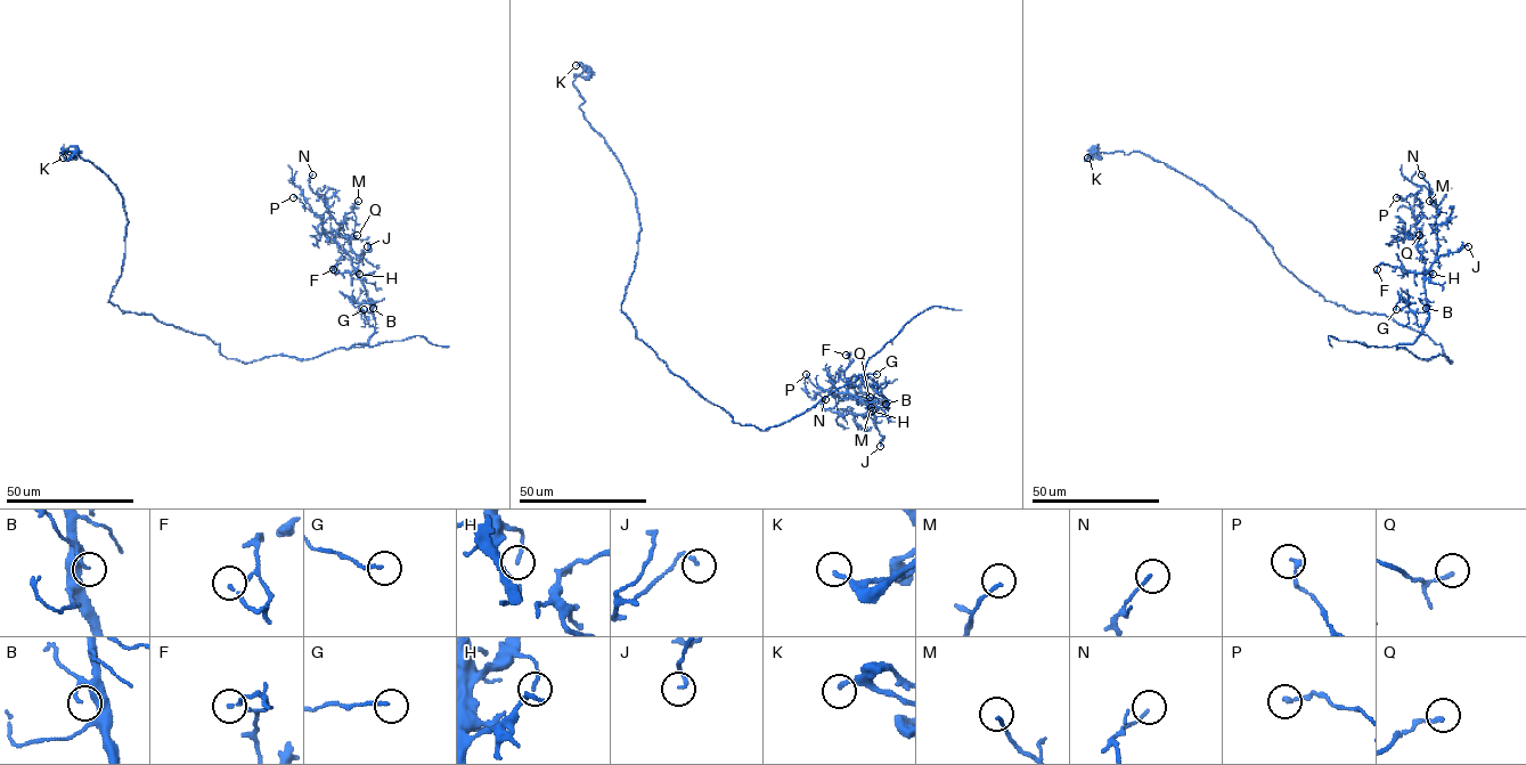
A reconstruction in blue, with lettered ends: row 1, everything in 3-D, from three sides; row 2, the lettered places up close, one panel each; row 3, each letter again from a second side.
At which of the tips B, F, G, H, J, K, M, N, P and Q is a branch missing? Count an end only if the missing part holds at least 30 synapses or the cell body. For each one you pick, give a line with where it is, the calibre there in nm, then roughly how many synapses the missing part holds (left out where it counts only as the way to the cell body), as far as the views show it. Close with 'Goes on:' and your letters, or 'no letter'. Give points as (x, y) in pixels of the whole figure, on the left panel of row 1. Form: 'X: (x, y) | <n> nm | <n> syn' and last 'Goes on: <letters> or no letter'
Goes on: no letter

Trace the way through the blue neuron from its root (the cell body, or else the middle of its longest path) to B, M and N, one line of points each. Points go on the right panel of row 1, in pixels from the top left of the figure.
B: (1411, 328), (1439, 344), (1452, 363), (1442, 355), (1421, 359), (1396, 348), (1418, 336), (1428, 319), (1426, 308)
M: (1411, 328), (1452, 363), (1396, 348), (1428, 319), (1438, 212), (1429, 201)
N: (1411, 328), (1452, 363), (1396, 348), (1412, 343), (1428, 319), (1425, 274), (1438, 250), (1437, 209), (1421, 175)

